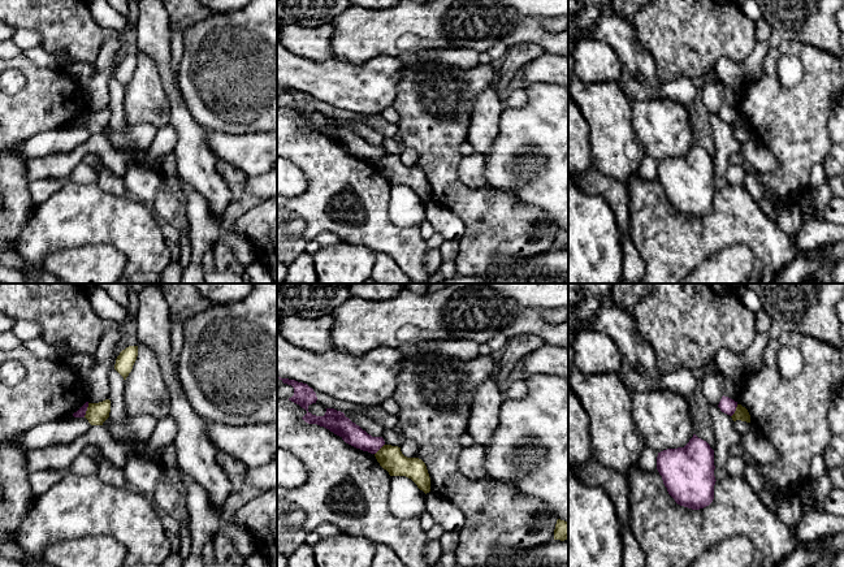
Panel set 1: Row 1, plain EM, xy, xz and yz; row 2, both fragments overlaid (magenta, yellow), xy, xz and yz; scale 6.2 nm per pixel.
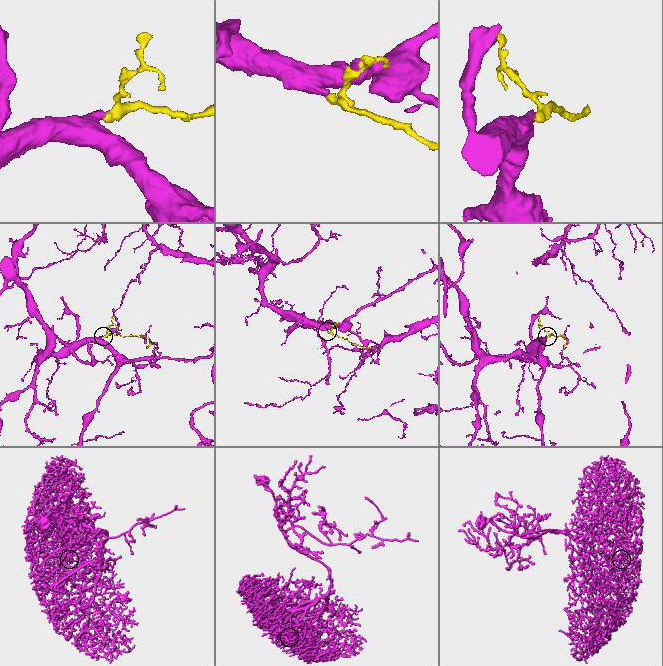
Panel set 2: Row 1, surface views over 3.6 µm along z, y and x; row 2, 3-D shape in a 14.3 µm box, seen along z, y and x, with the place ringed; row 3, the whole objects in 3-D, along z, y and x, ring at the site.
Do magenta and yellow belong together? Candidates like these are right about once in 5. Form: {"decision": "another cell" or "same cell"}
{"decision": "another cell"}

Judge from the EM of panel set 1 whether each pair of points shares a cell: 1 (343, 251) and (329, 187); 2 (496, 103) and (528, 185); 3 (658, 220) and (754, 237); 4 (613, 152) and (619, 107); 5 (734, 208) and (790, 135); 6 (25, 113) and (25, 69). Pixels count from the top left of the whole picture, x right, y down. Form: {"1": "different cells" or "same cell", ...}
{"1": "different cells", "2": "different cells", "3": "same cell", "4": "same cell", "5": "different cells", "6": "same cell"}

